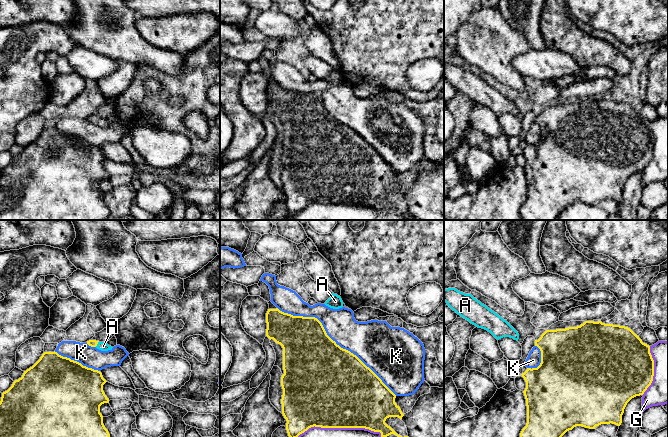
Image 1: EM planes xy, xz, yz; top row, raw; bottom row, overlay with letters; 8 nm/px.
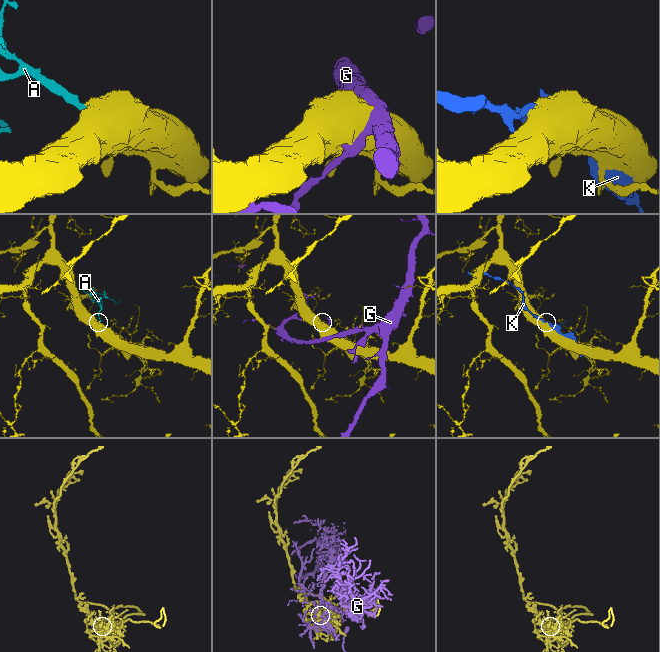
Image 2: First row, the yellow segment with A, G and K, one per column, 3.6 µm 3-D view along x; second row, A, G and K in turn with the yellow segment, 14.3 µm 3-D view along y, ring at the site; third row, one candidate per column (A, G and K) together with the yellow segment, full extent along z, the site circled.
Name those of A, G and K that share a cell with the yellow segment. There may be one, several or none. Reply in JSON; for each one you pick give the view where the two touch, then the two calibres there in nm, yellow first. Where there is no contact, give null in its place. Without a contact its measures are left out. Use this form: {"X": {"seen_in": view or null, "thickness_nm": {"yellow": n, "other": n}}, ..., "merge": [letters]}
{"A": {"seen_in": "xy", "thickness_nm": {"yellow": 60, "other": 80}}, "merge": ["A"]}

